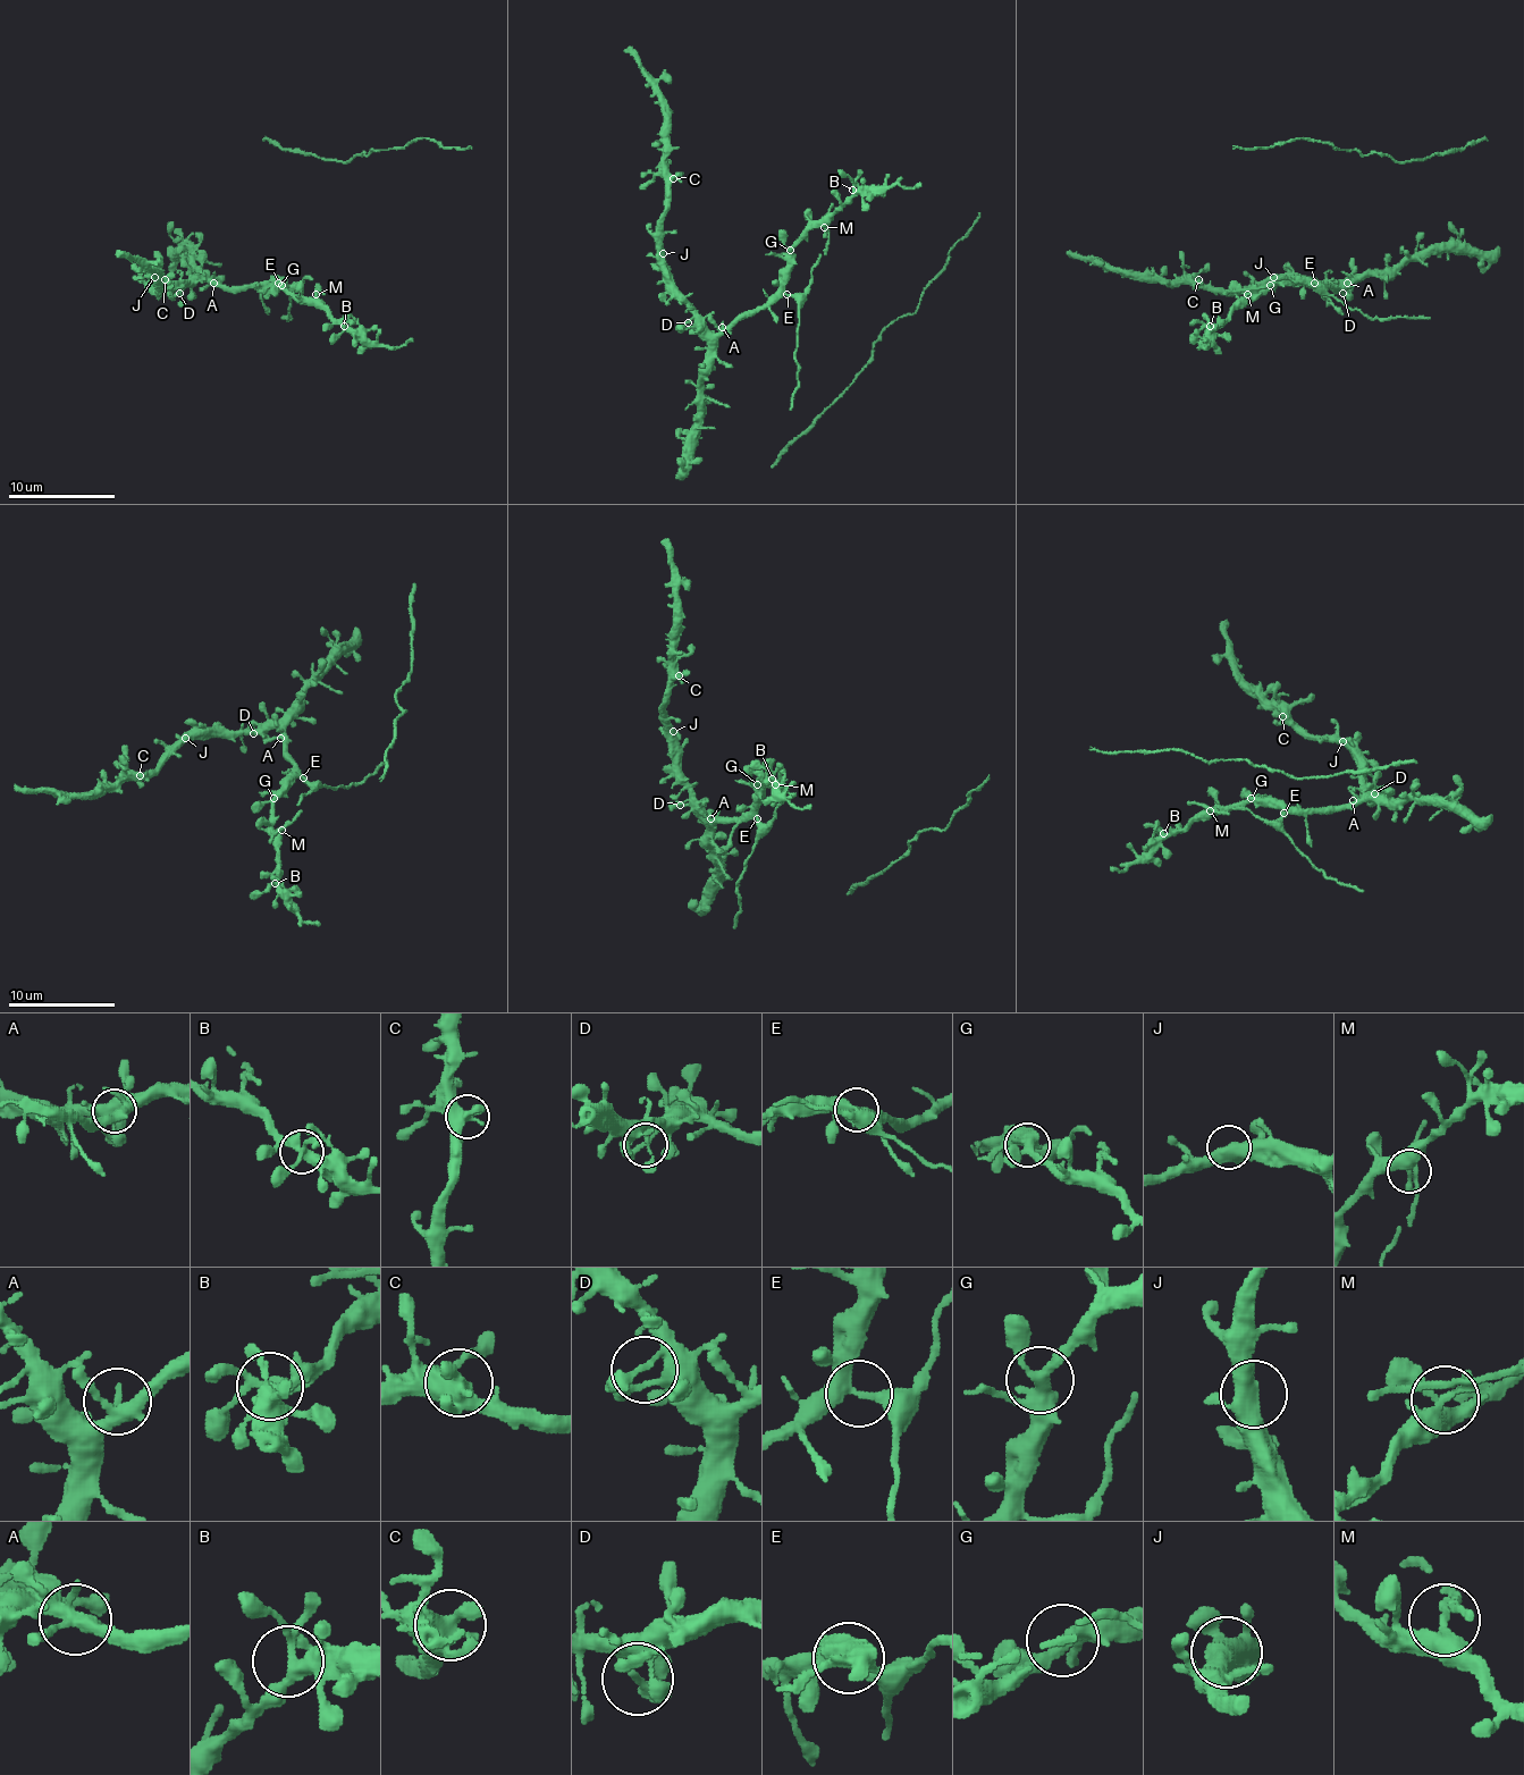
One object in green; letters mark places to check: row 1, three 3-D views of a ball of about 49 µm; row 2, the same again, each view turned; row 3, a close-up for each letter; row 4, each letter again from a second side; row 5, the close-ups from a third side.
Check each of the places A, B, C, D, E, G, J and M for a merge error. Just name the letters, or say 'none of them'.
E, M

